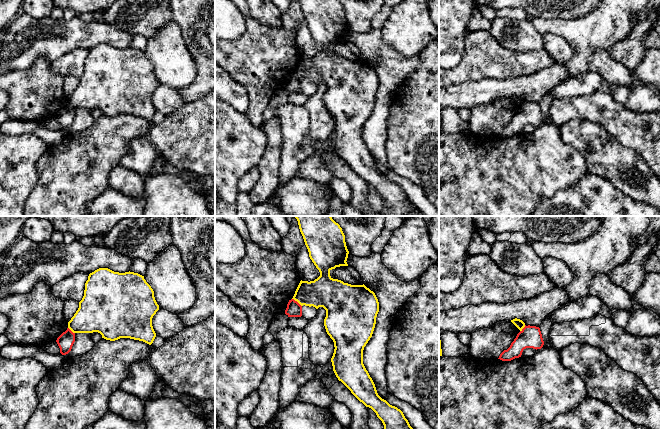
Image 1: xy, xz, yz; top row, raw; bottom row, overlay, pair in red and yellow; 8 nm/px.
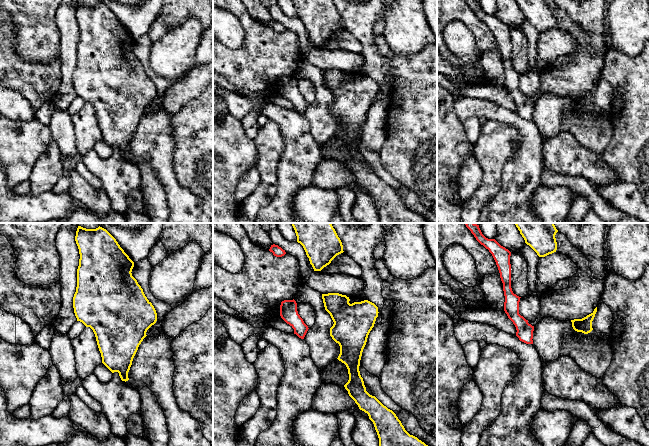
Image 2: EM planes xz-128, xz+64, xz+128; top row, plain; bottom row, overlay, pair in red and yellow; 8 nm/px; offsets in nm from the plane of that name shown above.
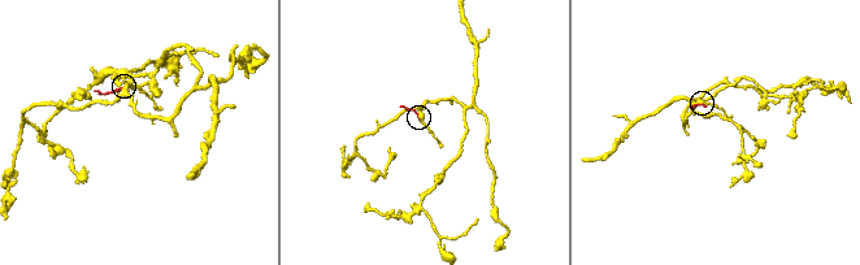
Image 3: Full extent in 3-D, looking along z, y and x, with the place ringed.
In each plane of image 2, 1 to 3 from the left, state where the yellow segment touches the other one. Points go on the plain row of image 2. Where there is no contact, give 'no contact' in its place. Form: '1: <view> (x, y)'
1: no contact
2: no contact
3: no contact

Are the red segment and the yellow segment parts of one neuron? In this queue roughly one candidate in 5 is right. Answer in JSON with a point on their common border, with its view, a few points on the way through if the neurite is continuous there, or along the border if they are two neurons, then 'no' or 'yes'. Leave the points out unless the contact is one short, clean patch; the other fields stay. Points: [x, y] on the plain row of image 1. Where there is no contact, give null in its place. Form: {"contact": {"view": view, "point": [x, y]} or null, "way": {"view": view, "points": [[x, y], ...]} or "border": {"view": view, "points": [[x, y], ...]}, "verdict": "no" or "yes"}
{"contact": {"view": "xz", "point": [297, 78]}, "border": {"view": "xz", "points": [[292, 74], [301, 82]]}, "verdict": "no"}

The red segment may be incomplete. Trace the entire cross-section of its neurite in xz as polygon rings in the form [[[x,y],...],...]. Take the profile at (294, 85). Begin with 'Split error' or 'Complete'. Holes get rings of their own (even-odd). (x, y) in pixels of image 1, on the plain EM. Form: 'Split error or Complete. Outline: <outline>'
Complete. Outline: [[[294,75],[289,76],[285,90],[288,93],[301,93],[302,92],[302,82]]]

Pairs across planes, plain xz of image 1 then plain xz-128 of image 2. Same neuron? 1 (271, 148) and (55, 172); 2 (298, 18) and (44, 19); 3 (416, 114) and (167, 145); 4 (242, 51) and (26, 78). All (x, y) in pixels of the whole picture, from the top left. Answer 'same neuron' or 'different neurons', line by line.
1: same neuron
2: different neurons
3: different neurons
4: same neuron

